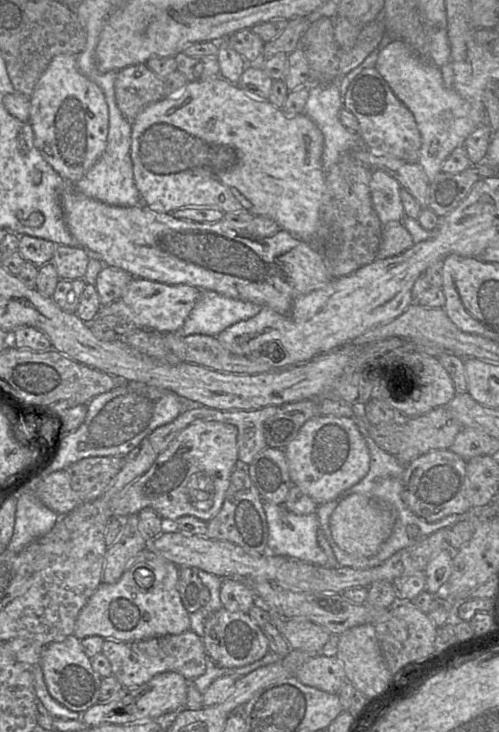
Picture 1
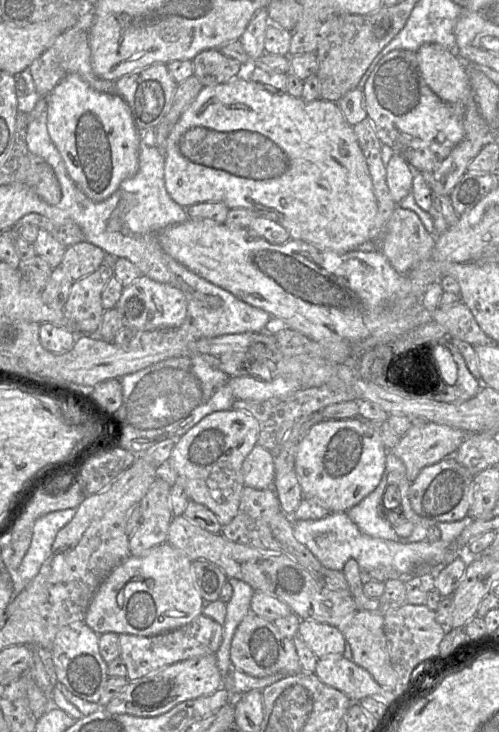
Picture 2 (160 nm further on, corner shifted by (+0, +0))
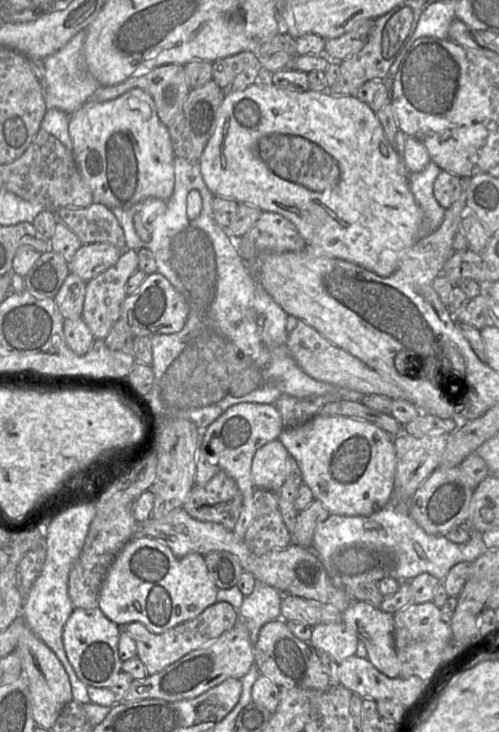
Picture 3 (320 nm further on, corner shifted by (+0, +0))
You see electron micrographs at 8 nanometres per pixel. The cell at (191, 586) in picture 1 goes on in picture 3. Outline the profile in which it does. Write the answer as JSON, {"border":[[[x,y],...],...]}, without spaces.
{"border":[[[213,551],[204,556],[207,570],[218,589],[235,586],[244,572],[237,556],[226,551]]]}

